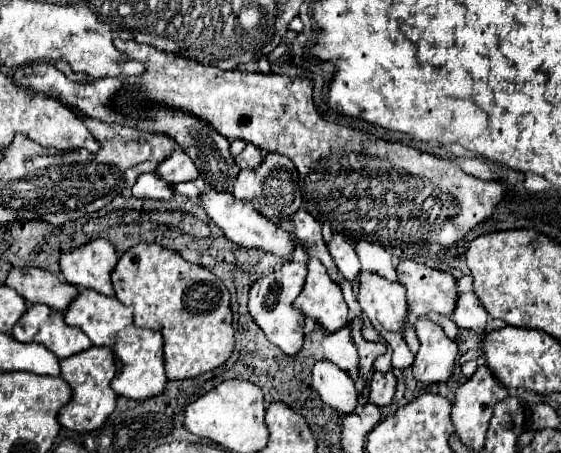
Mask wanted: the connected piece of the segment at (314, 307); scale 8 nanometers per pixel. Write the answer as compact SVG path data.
M316 257L308 259L306 283L302 293L296 297L294 307L300 307L306 317L314 317L328 333L348 325L348 305L342 291Z

